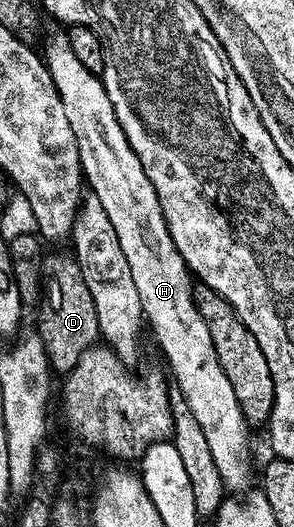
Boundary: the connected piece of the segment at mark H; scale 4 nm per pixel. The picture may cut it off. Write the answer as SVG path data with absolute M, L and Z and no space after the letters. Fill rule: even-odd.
M65 31L56 33L47 42L44 63L60 94L60 102L64 102L68 126L72 126L85 187L100 198L100 206L104 206L112 230L116 230L120 250L124 250L128 270L132 270L132 279L140 294L145 323L148 328L150 324L159 350L166 355L166 364L174 375L173 383L184 394L188 410L192 410L208 440L208 450L212 450L212 462L216 462L216 470L220 470L223 485L234 491L231 493L245 493L251 487L246 415L236 398L236 390L232 390L232 382L228 382L228 374L224 374L220 366L220 358L216 358L212 334L208 334L208 326L204 326L204 318L200 318L200 310L196 310L194 288L190 284L192 276L172 242L160 198L152 182L148 182L148 174L144 174L144 166L140 166L140 158L136 158L116 118L116 110L101 79L76 62Z

